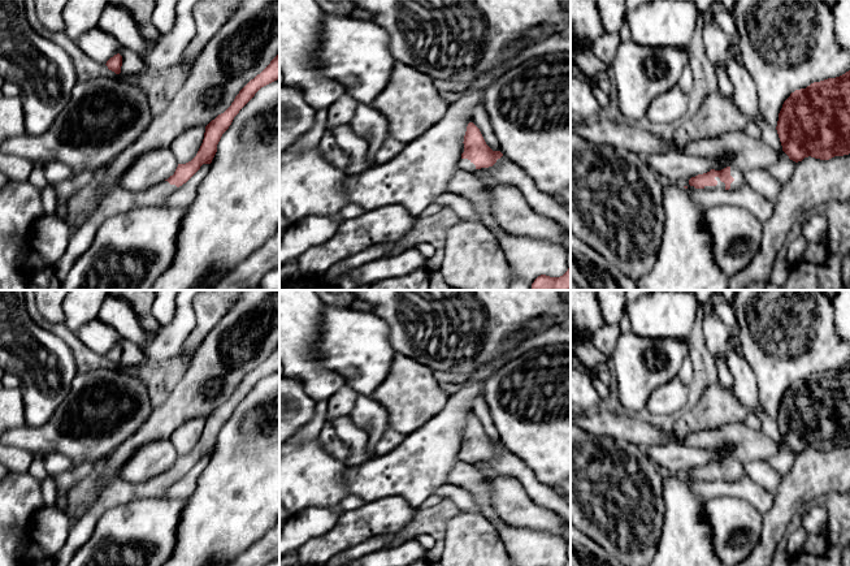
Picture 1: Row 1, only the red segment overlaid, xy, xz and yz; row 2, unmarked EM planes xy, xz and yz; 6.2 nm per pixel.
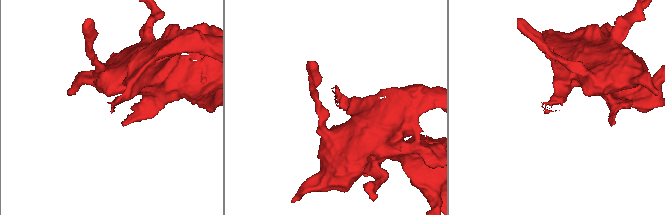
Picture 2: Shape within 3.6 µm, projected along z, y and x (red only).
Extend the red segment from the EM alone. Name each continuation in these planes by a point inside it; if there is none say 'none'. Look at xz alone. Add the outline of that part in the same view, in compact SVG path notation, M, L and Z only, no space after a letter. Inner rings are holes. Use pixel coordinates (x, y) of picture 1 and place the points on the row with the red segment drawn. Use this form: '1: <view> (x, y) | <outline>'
1: xz (464, 164) | M460 159L457 167L459 170L476 170L476 165L468 159Z

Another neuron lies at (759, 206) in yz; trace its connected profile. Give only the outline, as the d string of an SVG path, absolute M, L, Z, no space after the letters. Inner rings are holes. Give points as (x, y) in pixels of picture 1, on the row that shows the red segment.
M689 180L681 185L688 187L686 190L702 209L717 206L736 206L746 209L763 224L768 221L773 213L773 202L751 190L746 182L737 190L695 189L689 185Z

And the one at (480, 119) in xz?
M478 104L472 113L472 122L480 129L486 144L493 151L500 151L499 142L491 128L486 108L483 104Z

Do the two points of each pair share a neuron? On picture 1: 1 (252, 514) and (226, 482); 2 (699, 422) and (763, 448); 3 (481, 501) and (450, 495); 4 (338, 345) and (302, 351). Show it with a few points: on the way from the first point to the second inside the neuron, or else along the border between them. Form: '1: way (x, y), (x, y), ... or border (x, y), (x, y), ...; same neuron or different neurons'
1: way (244, 506), (233, 496), (233, 489); same neuron
2: border (742, 422), (695, 431), (686, 436); different neurons
3: border (447, 483), (464, 488), (481, 512); different neurons
4: border (321, 319), (316, 354), (325, 366), (335, 372); different neurons

